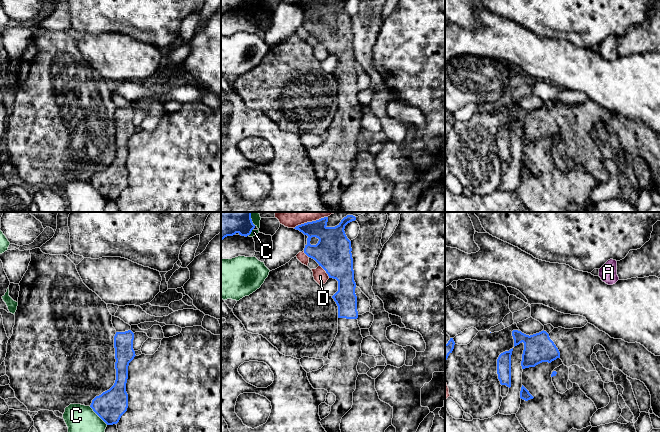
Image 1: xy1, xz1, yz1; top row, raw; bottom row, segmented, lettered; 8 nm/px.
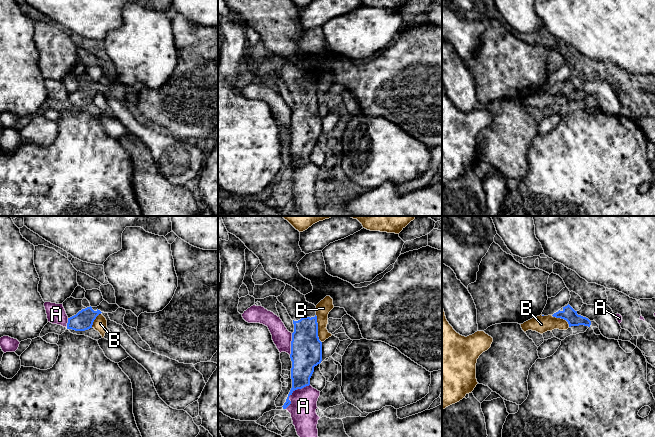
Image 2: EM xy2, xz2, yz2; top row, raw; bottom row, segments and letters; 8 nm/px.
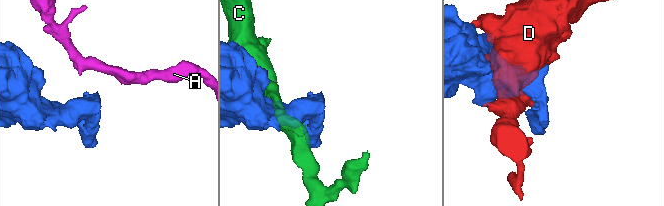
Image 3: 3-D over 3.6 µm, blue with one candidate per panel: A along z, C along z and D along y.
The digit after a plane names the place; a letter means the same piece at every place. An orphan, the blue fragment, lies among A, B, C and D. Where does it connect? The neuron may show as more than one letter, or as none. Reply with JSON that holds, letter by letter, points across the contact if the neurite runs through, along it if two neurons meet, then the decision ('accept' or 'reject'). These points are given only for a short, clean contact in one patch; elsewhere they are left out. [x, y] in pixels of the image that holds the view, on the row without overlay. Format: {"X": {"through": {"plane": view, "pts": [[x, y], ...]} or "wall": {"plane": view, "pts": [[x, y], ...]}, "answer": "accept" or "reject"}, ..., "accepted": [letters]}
{"A": {"answer": "reject"}, "B": {"wall": {"plane": "xz2", "pts": [[315, 91], [318, 115], [321, 118]]}, "answer": "reject"}, "C": {"answer": "reject"}, "D": {"answer": "reject"}, "accepted": []}

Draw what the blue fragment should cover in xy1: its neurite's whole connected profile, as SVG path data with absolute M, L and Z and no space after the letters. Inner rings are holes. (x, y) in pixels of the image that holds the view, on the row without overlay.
M131 106L116 108L114 112L116 156L114 161L96 172L90 181L93 187L107 200L117 200L128 184L126 159L128 142L134 135L134 109Z

